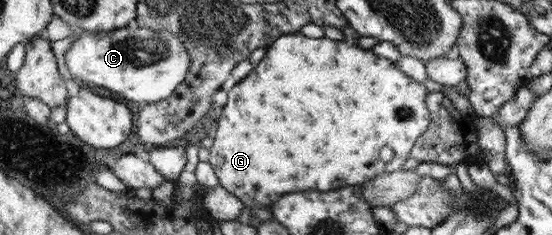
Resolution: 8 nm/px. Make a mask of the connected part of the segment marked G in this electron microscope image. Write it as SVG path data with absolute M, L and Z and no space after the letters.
M300 33L288 34L276 38L266 50L264 58L240 79L228 92L228 101L220 111L218 126L214 134L212 146L209 148L208 165L218 179L218 184L233 194L244 207L270 208L280 194L300 192L300 190L334 190L347 186L360 186L371 178L384 173L392 173L401 169L409 158L411 146L428 126L429 112L426 109L426 88L422 83L412 80L398 70L395 63L378 58L370 50L348 46L344 41L328 40L328 38L306 38Z

